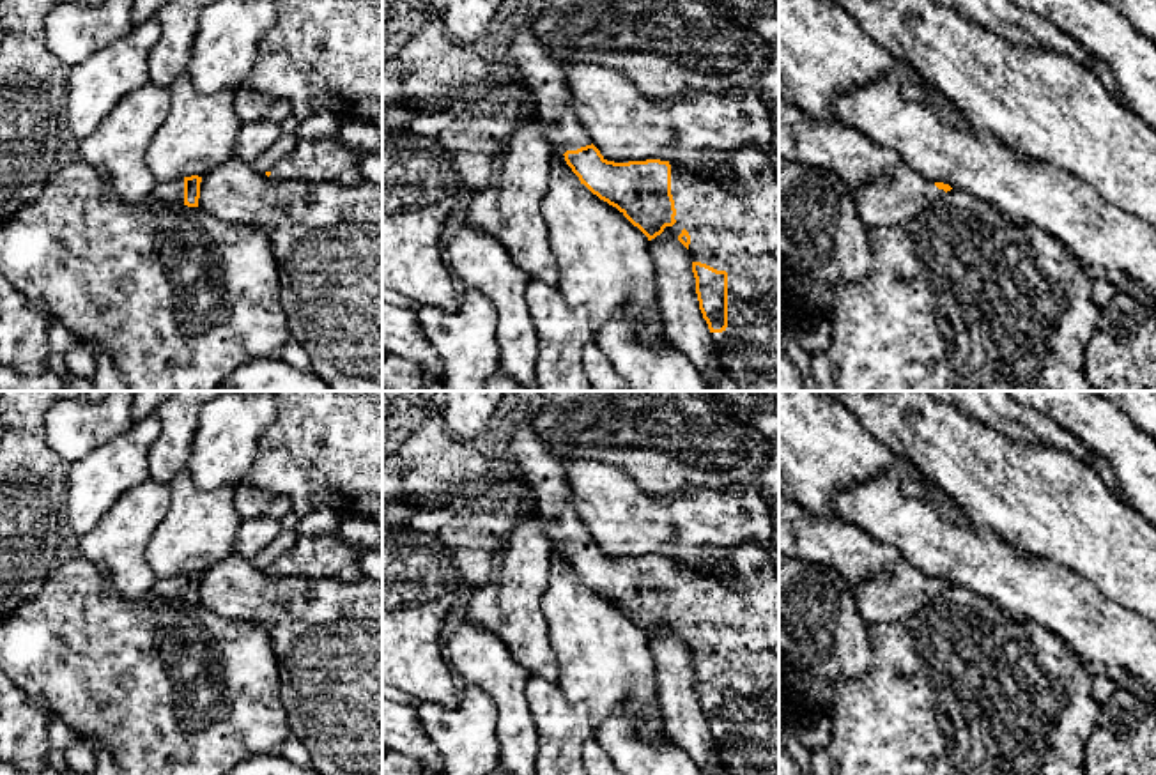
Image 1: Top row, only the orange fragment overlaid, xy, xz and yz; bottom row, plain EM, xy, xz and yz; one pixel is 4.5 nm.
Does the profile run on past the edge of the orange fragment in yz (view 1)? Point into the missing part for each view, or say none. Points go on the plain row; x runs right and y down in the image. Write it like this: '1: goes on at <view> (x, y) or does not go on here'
1: goes on at yz (891, 595)

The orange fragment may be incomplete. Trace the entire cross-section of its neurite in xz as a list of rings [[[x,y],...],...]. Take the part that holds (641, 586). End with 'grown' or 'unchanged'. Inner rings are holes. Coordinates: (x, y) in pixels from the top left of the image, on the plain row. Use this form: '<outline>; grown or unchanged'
[[[529,425],[515,428],[510,437],[510,453],[519,464],[522,478],[533,488],[552,549],[565,552],[581,580],[616,603],[648,637],[662,628],[673,630],[690,648],[699,706],[726,771],[729,775],[779,775],[779,572],[772,557],[754,543],[740,543],[729,550],[729,575],[712,575],[706,570],[690,568],[660,556],[607,557],[593,541],[575,510],[565,462],[547,451]]]; grown

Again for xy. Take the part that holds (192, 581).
[[[191,572],[170,579],[156,579],[152,593],[163,598],[175,598],[188,603],[198,603],[202,573]]]; grown

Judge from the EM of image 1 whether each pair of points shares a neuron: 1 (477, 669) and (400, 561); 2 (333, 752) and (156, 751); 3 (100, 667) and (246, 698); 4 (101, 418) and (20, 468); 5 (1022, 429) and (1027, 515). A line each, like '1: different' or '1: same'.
1: different
2: different
3: same
4: different
5: different

